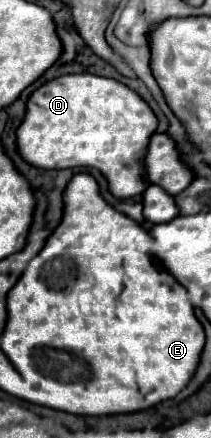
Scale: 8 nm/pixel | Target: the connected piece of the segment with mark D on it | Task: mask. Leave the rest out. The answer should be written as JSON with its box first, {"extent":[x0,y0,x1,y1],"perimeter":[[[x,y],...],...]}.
{"extent":[17,73,157,199],"perimeter":[[[91,73],[63,75],[29,97],[27,115],[17,129],[17,145],[23,159],[35,167],[95,167],[109,179],[111,193],[127,199],[149,187],[145,155],[157,125],[153,109],[127,85]]]}

